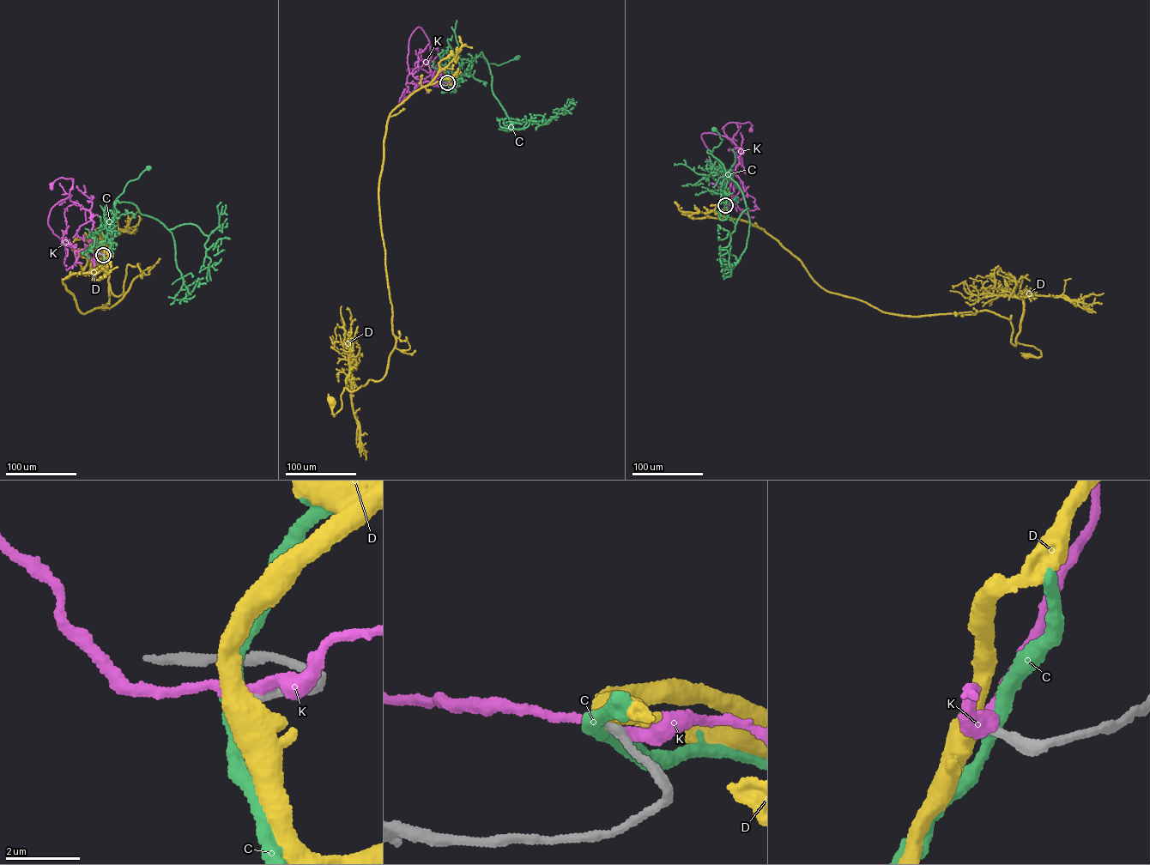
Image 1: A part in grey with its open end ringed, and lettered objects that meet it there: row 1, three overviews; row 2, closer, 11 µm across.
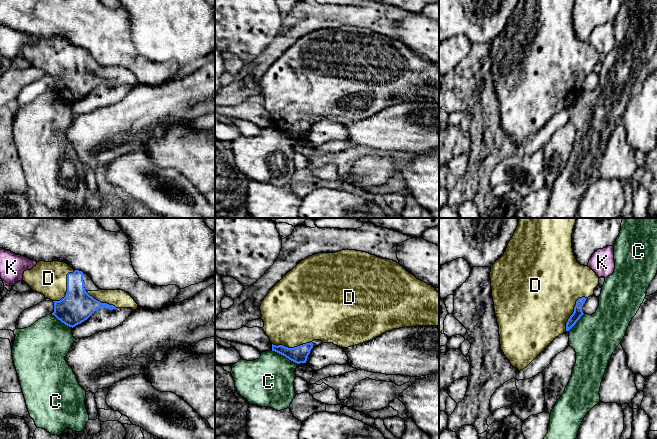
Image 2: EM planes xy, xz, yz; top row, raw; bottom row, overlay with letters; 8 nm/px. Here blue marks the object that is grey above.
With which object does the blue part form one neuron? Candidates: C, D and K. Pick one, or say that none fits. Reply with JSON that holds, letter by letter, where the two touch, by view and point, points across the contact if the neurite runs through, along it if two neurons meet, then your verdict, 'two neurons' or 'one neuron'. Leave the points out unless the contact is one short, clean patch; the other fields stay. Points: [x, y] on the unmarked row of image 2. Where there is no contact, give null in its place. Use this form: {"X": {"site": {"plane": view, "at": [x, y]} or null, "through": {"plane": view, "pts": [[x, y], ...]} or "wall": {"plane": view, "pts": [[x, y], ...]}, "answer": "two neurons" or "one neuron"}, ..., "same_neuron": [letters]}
{"C": {"site": {"plane": "xz", "at": [284, 131]}, "wall": {"plane": "xz", "pts": [[271, 126], [284, 131], [297, 140]]}, "answer": "two neurons"}, "D": {"site": {"plane": "xy", "at": [67, 63]}, "answer": "one neuron"}, "K": {"site": null, "answer": "two neurons"}, "same_neuron": ["D"]}

